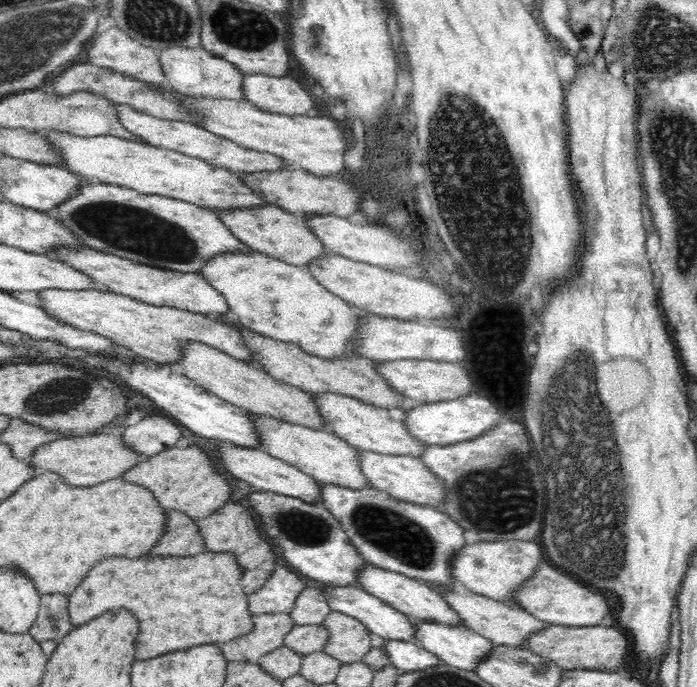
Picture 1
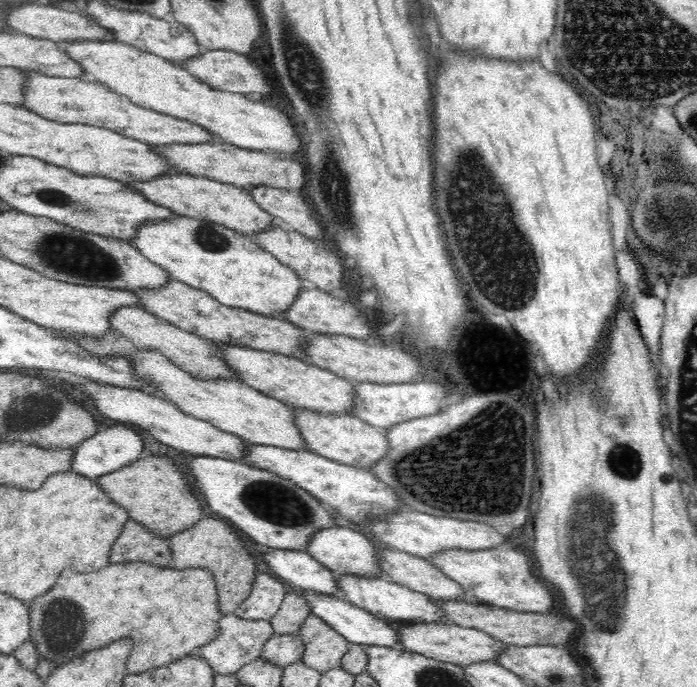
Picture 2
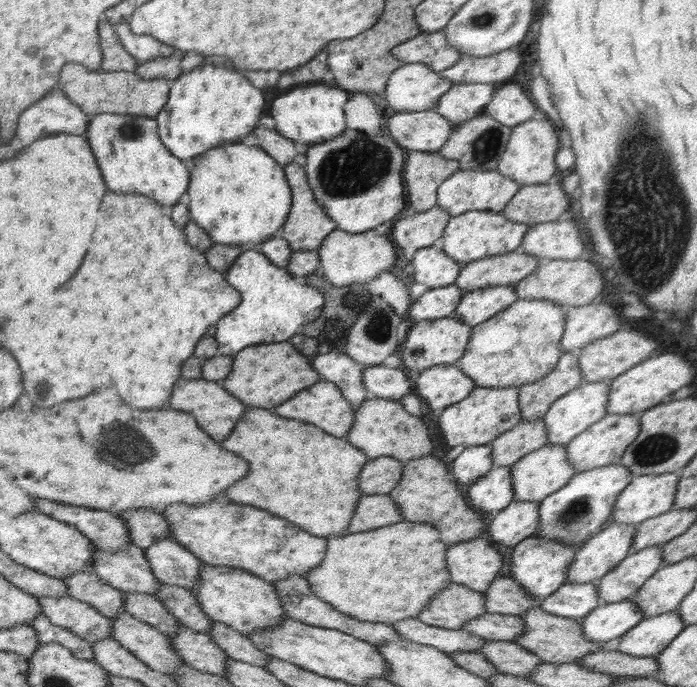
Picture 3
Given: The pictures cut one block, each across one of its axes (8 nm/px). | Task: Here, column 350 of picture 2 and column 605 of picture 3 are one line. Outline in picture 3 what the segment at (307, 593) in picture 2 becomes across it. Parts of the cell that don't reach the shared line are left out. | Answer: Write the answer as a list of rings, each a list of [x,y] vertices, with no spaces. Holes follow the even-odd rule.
[[[629,600],[600,603],[592,612],[582,618],[584,638],[592,642],[608,642],[626,634],[645,617],[639,606]]]

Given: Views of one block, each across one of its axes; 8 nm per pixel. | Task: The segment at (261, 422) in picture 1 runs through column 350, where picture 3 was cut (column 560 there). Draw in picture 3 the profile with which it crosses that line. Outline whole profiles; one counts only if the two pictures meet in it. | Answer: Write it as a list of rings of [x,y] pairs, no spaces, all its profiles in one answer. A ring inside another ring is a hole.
[[[546,444],[538,450],[520,457],[520,460],[511,466],[513,500],[542,502],[549,494],[566,485],[576,473],[571,462],[568,462],[566,446]]]

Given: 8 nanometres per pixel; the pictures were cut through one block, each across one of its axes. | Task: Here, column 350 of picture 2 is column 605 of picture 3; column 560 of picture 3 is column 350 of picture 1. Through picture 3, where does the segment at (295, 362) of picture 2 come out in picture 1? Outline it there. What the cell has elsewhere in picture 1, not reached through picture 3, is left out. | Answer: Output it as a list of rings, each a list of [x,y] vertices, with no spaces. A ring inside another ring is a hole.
[[[314,393],[312,395],[319,415],[323,418],[326,426],[325,430],[342,438],[357,450],[419,458],[428,448],[410,435],[405,423],[392,420],[389,410],[384,407],[376,407],[364,403],[360,399],[338,393]]]

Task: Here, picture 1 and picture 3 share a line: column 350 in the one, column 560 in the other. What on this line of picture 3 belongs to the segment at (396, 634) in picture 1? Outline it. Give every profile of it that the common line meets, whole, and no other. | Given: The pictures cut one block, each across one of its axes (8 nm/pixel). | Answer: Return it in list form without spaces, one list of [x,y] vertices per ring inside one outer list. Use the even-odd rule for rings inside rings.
[[[595,582],[565,583],[556,592],[543,598],[539,607],[556,616],[582,619],[601,603],[597,588]]]

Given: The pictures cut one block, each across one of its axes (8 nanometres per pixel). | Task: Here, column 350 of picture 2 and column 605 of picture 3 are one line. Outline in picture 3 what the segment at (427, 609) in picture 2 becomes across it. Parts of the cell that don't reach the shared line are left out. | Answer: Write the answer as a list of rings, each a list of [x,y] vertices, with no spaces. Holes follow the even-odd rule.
[[[655,544],[629,554],[597,581],[601,603],[629,600],[661,566],[662,545]]]

